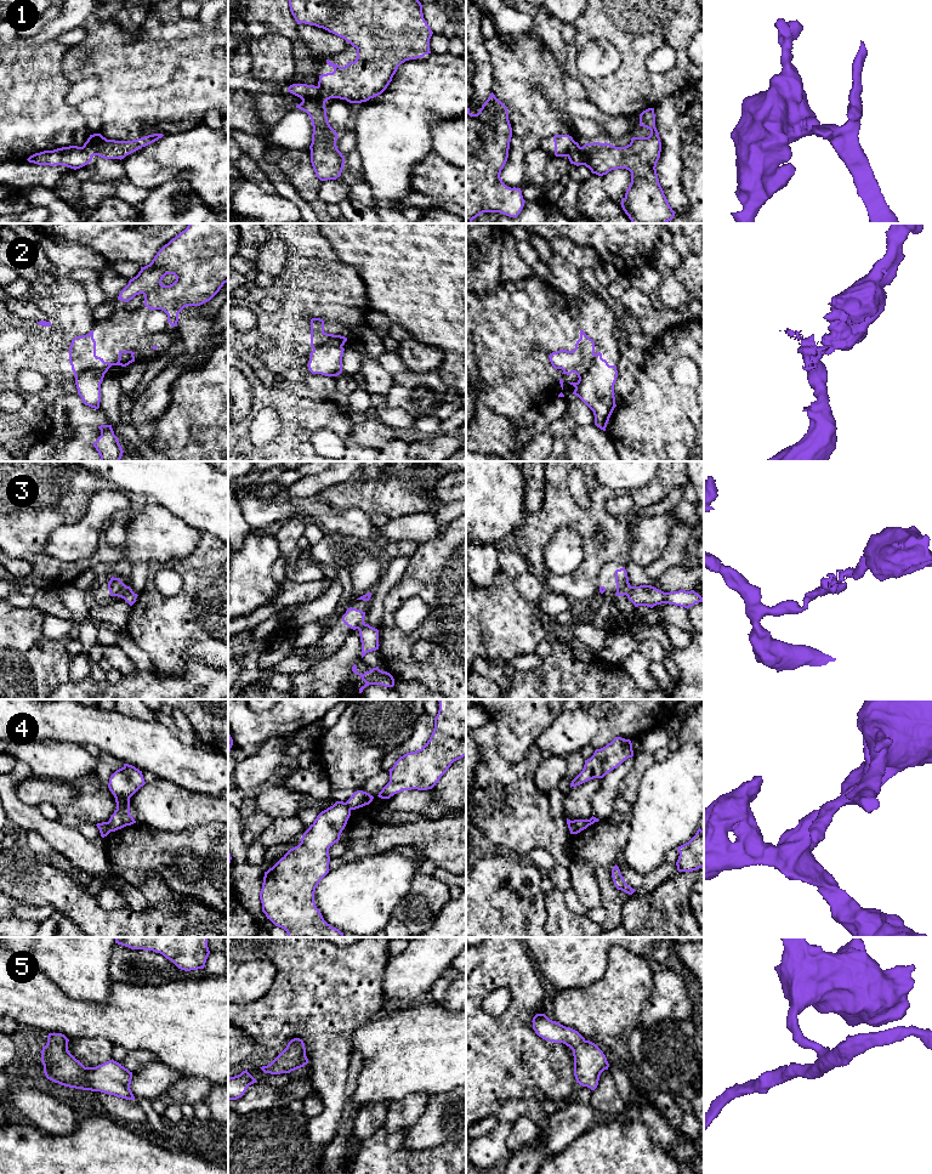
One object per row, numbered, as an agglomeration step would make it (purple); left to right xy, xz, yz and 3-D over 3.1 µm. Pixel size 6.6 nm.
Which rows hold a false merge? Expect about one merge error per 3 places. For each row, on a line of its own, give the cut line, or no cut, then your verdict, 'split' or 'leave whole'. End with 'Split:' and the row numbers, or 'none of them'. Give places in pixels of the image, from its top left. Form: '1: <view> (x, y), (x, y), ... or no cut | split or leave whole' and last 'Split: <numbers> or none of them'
1: xz (318, 85), (325, 101) | split
2: xy (103, 373), (85, 370), (75, 378) | split
3: xy (126, 586), (119, 596) | split
4: xy (107, 822), (111, 831) | split
5: no cut | leave whole
Split: 1, 2, 3, 4

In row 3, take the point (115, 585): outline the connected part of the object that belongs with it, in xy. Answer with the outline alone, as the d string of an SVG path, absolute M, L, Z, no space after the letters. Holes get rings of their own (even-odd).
M112 577L108 583L108 589L109 589L110 596L120 597L125 590L125 588L126 588L126 585L119 578Z

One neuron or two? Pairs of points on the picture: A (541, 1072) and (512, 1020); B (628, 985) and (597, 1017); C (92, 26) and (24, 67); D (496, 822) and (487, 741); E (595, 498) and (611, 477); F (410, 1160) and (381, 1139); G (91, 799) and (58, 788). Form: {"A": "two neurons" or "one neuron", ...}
{"A": "one neuron", "B": "one neuron", "C": "two neurons", "D": "one neuron", "E": "two neurons", "F": "one neuron", "G": "one neuron"}

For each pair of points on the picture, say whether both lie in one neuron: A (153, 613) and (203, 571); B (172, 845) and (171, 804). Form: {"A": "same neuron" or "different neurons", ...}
{"A": "same neuron", "B": "different neurons"}

